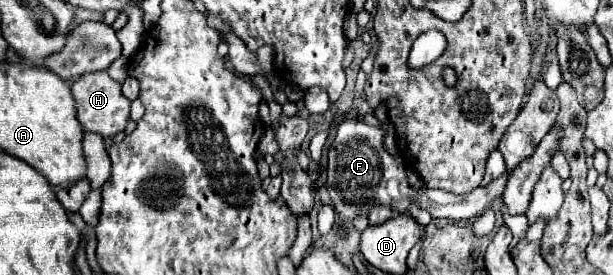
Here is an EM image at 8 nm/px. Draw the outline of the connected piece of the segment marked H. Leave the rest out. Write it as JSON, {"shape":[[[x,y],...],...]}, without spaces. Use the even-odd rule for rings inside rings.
{"shape":[[[92,72],[76,78],[72,82],[72,96],[76,100],[78,120],[88,132],[96,132],[102,138],[112,138],[116,132],[122,132],[126,128],[126,122],[130,118],[130,102],[122,96],[120,84],[114,82],[108,72]]]}

